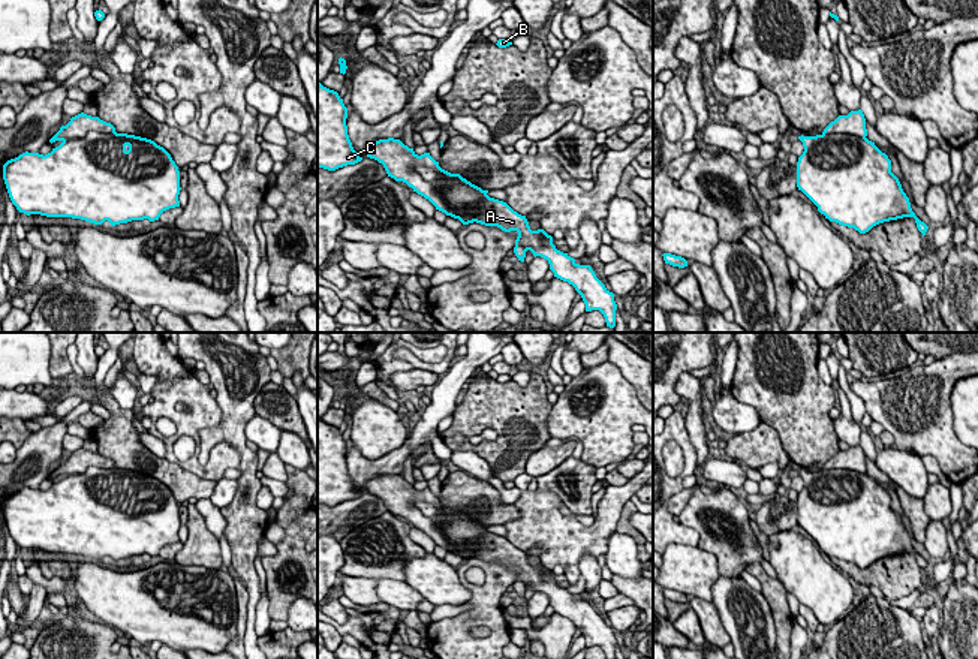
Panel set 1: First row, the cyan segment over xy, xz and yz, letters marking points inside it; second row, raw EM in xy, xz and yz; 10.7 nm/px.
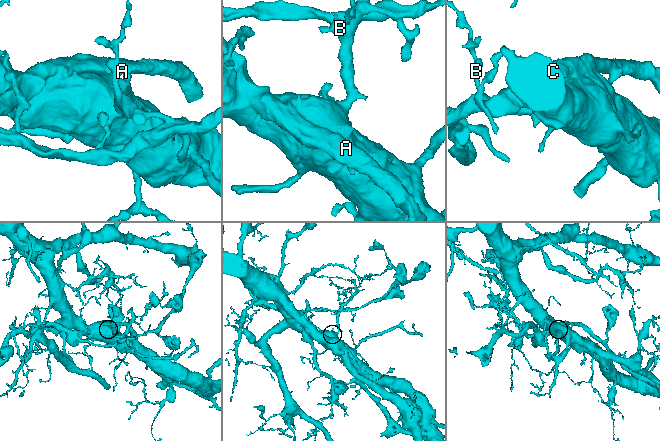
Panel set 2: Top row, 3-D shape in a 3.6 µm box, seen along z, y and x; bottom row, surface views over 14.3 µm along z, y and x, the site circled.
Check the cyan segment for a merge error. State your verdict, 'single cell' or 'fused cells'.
fused cells

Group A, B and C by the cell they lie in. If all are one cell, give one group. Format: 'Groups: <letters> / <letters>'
Groups: A / B C

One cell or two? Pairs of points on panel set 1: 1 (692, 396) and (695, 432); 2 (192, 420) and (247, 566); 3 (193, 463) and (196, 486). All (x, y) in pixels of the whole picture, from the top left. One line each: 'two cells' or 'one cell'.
1: one cell
2: two cells
3: two cells

